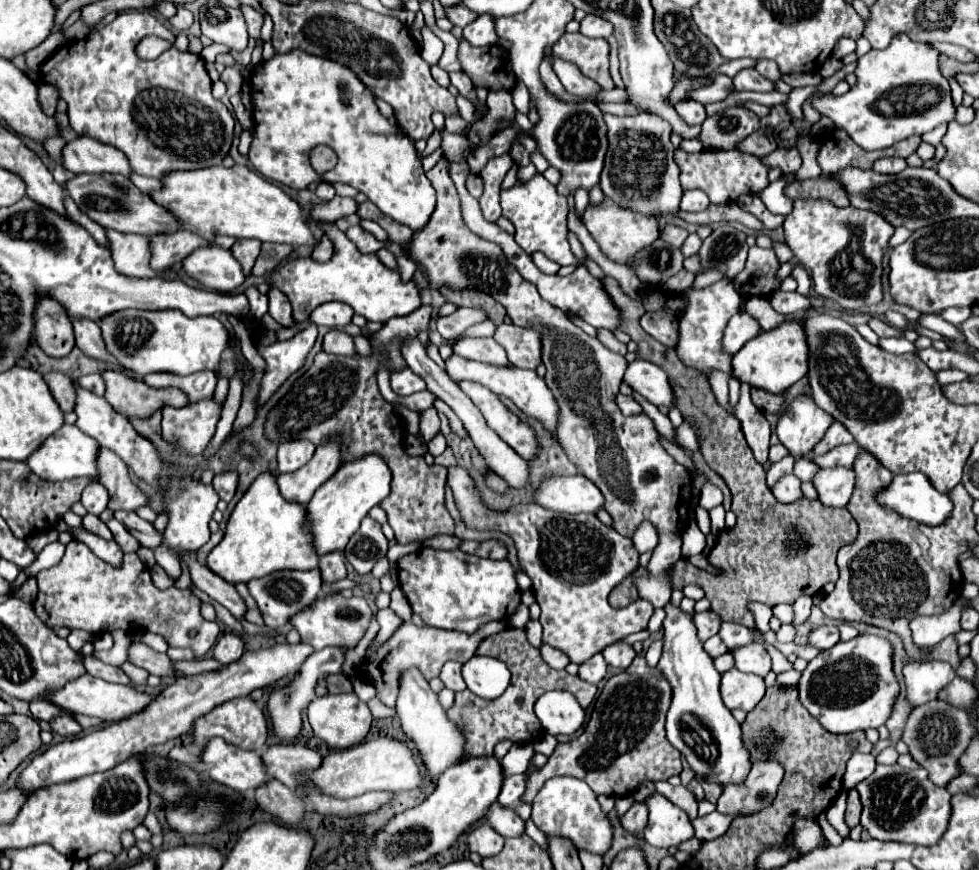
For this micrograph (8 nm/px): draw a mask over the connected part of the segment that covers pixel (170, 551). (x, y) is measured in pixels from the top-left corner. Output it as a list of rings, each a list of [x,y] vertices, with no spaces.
[[[184,478],[184,480],[174,480],[172,488],[166,490],[166,510],[168,510],[168,528],[164,532],[164,544],[160,548],[154,550],[158,564],[166,570],[166,574],[172,580],[178,580],[182,570],[180,570],[180,562],[176,560],[176,554],[180,550],[198,550],[200,546],[204,546],[210,540],[210,530],[208,530],[208,522],[216,510],[218,504],[218,494],[214,492],[212,486],[206,486],[202,482],[194,482],[192,478]]]

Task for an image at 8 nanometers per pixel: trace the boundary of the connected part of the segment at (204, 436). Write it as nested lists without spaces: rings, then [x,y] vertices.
[[[208,398],[184,408],[162,408],[162,440],[180,448],[188,456],[204,452],[220,420],[220,406]]]

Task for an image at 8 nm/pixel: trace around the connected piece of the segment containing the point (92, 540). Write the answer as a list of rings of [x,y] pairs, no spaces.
[[[58,522],[58,526],[56,526],[60,532],[62,530],[70,530],[70,532],[74,532],[74,536],[76,536],[76,540],[80,540],[80,542],[84,542],[98,558],[102,558],[104,562],[108,562],[108,564],[112,564],[114,568],[120,568],[122,566],[122,558],[124,558],[124,552],[122,552],[122,548],[114,542],[114,540],[104,540],[104,538],[100,538],[100,536],[94,536],[94,534],[90,534],[90,532],[86,532],[84,528],[68,528],[64,522]]]

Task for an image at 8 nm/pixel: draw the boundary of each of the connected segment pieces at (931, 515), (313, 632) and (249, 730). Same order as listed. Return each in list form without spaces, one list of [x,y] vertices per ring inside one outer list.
[[[920,472],[894,476],[892,484],[876,500],[924,526],[944,524],[954,508],[952,500],[940,494]]]
[[[332,594],[332,596],[318,596],[308,608],[294,614],[290,618],[290,624],[294,630],[298,630],[298,634],[302,636],[302,642],[310,644],[314,650],[322,650],[326,646],[338,646],[338,648],[350,650],[364,636],[370,624],[370,618],[372,618],[372,610],[364,598],[358,598],[358,596],[344,598],[342,594]]]
[[[250,696],[230,700],[230,702],[224,702],[220,706],[216,706],[212,712],[198,718],[196,724],[194,724],[194,744],[196,744],[196,748],[202,750],[204,744],[214,736],[220,736],[228,744],[240,746],[244,750],[260,750],[266,744],[266,738],[268,738],[268,718],[264,716],[264,708],[258,706]]]

